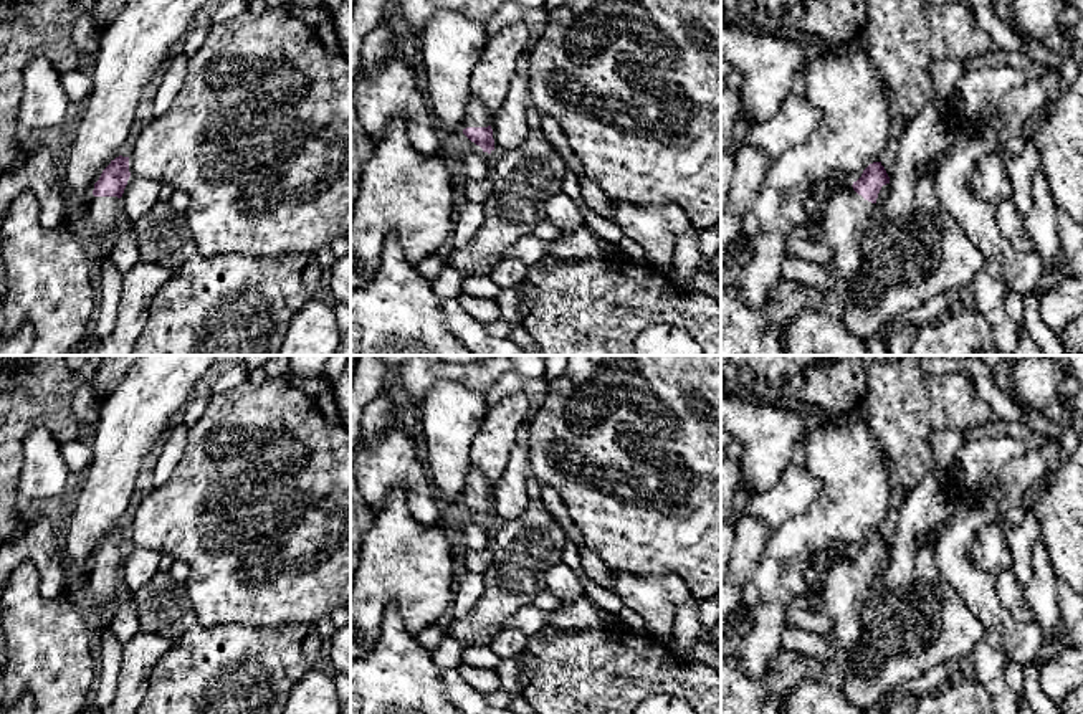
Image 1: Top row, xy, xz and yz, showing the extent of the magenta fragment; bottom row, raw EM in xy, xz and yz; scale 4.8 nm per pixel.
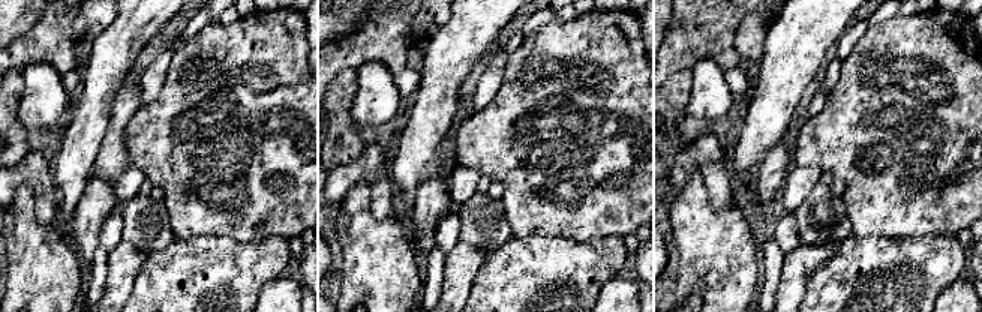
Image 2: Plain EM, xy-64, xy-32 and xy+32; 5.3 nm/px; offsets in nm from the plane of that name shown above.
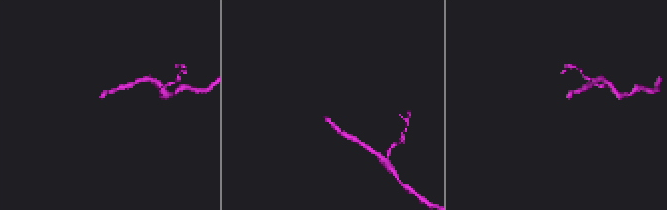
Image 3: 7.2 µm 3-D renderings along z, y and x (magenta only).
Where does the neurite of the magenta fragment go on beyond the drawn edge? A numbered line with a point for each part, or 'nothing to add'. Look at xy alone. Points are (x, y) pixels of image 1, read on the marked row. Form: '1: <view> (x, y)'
1: xy (104, 217)

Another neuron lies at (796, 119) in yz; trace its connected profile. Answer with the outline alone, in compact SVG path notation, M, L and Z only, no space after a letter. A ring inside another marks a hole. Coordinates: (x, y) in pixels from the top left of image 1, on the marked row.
M790 93L766 121L751 121L746 145L764 150L771 160L805 142L820 121L820 111L805 96Z

